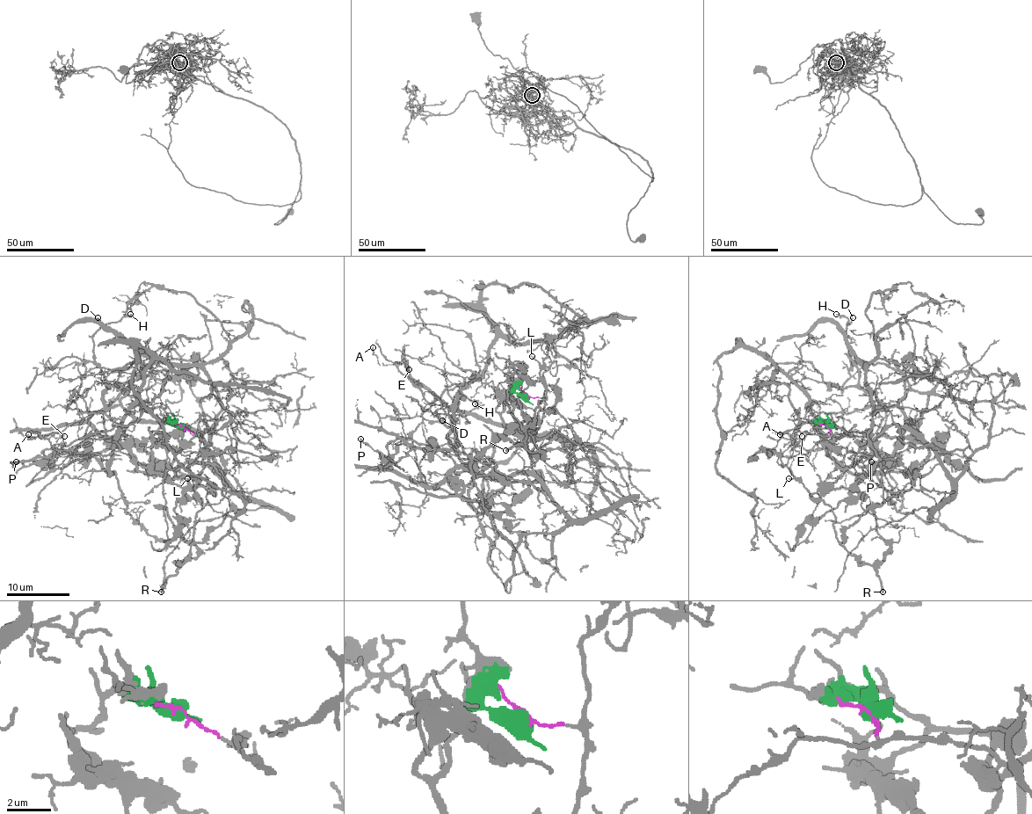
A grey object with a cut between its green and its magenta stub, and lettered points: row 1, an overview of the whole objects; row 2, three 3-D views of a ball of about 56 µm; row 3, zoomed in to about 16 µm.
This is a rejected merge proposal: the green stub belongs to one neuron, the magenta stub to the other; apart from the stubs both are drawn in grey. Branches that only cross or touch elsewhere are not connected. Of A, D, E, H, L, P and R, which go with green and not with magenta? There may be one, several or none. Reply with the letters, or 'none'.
A, E, P

